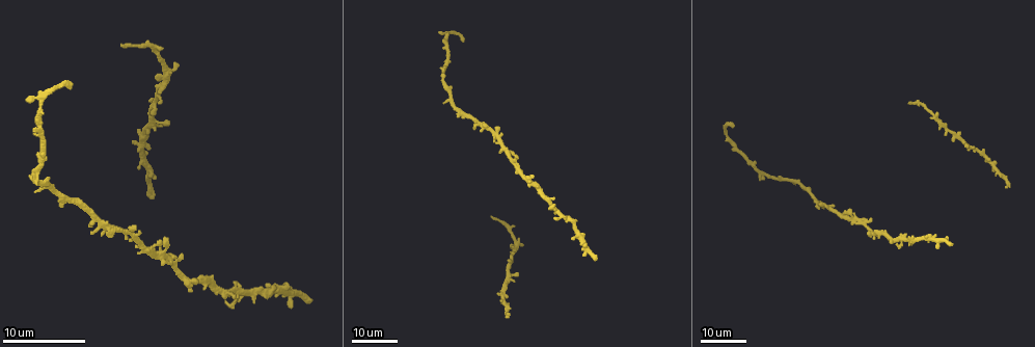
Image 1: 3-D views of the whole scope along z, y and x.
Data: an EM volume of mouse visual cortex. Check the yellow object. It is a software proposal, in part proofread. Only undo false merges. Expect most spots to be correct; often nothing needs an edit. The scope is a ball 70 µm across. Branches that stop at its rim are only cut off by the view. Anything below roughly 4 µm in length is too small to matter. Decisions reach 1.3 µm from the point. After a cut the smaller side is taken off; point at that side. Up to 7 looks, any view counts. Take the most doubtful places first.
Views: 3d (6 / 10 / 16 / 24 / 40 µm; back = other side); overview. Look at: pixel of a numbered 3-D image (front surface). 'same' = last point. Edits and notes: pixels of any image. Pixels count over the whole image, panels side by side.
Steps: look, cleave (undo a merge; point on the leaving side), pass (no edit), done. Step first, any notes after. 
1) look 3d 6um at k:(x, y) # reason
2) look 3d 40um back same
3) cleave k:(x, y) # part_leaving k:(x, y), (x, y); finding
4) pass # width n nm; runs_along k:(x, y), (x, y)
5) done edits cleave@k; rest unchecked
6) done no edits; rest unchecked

look 3d 16um at 1:(872, 232) # four-way junction

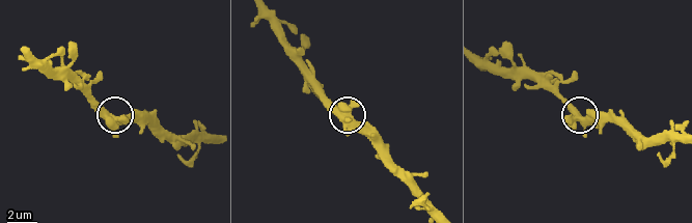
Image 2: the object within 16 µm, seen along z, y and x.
look 3d 6um at 2:(342, 114)

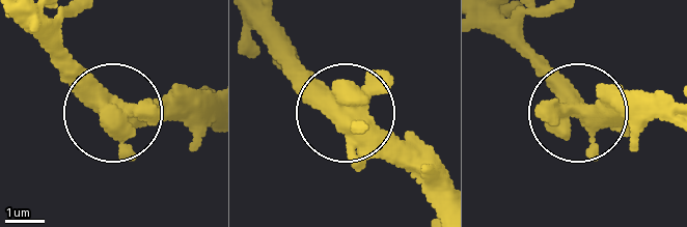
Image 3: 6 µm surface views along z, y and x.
pass # runs_along 3:(439, 198), (284, 63); continuous, no second neuron

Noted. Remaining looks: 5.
look 3d 24um at 1:(76, 203) # thick turns thin

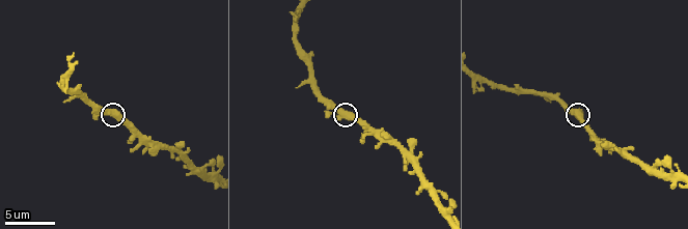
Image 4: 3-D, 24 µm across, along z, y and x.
look 3d 6um at 4:(345, 114) # closer look

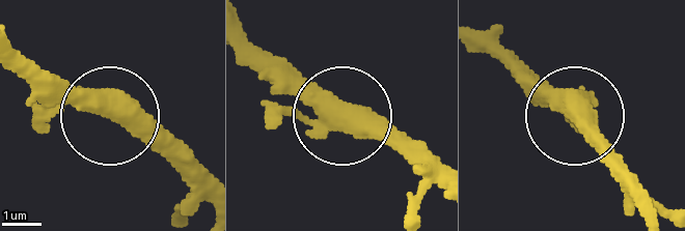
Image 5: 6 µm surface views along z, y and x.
pass # width 550 nm; runs_along 5:(209, 201), (44, 71); all the same neuron

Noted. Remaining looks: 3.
look 3d 6um at 4:(158, 145) # thin neck

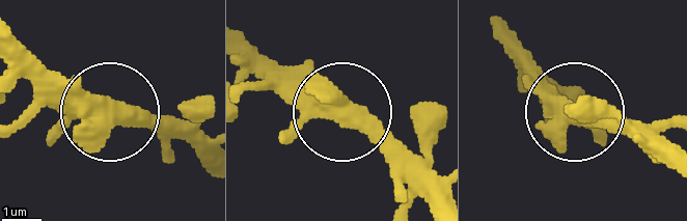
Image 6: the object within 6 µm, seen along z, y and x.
pass # width 460 nm; runs_along 6:(437, 209), (348, 119), (308, 100), (272, 62); continuous, no second neuron

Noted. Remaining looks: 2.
done no edits; rest unchecked

